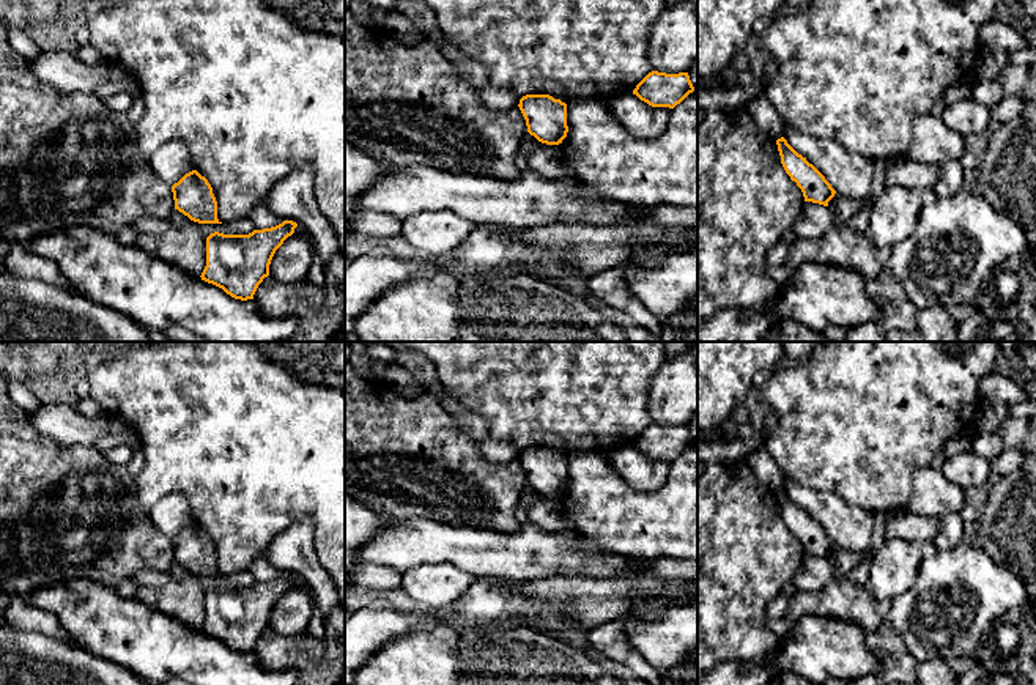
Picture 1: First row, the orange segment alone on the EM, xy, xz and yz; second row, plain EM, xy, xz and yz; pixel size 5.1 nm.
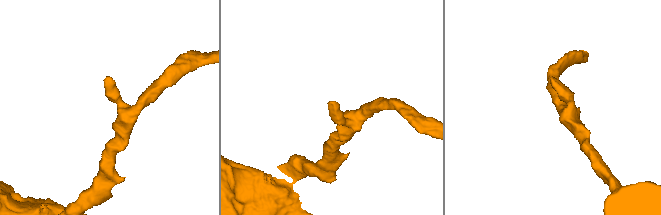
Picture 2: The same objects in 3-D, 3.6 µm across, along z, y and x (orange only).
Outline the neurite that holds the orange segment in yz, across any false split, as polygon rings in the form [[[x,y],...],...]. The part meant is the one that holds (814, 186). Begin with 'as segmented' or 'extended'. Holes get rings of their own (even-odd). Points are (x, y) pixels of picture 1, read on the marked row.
as segmented; [[[784,137],[776,140],[781,164],[792,181],[801,189],[805,202],[828,206],[836,191],[825,180],[825,176],[798,154]]]

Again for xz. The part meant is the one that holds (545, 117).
as segmented; [[[526,94],[518,104],[527,132],[546,145],[559,145],[567,137],[567,104],[549,94]]]

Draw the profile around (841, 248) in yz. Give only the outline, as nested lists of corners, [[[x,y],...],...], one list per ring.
[[[845,224],[831,227],[817,239],[797,239],[789,246],[787,265],[828,265],[858,271],[864,279],[877,276],[890,258],[891,247],[875,246],[866,233],[852,231]]]

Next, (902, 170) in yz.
[[[908,154],[888,157],[886,187],[932,189],[938,175],[938,165],[913,161]]]

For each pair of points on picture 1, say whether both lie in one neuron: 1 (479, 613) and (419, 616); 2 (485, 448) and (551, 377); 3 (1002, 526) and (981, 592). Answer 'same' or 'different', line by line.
1: same
2: different
3: different

